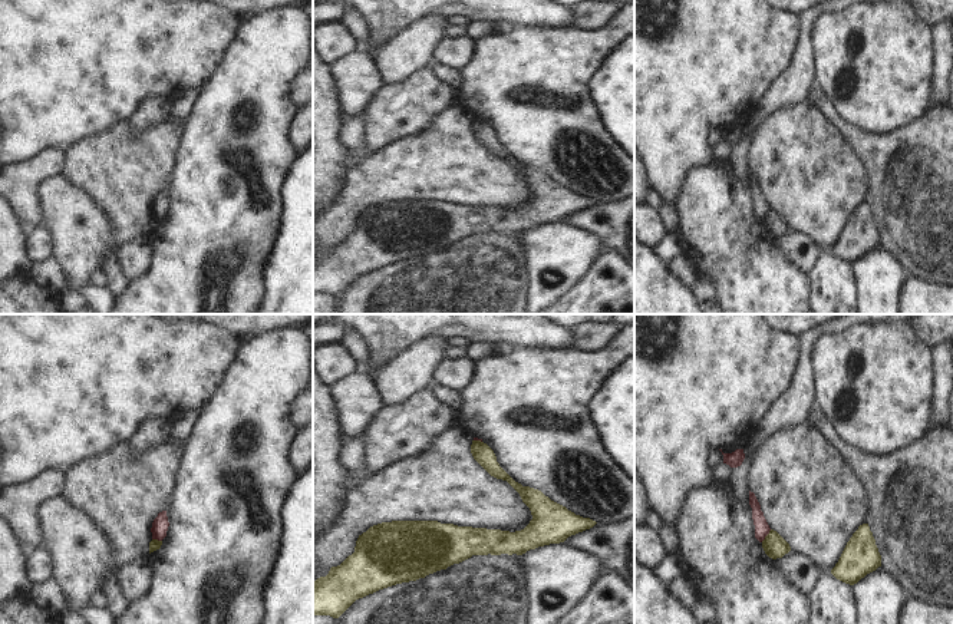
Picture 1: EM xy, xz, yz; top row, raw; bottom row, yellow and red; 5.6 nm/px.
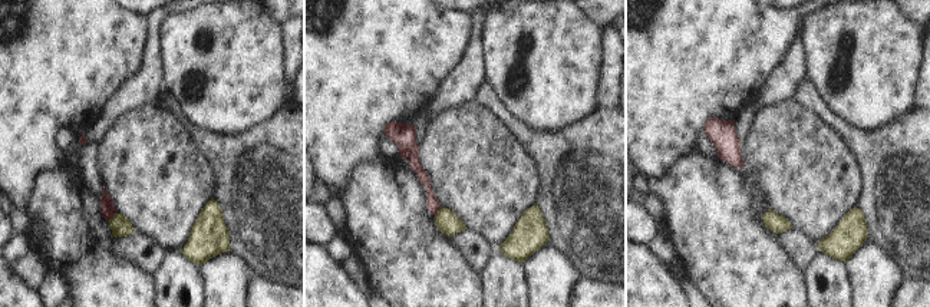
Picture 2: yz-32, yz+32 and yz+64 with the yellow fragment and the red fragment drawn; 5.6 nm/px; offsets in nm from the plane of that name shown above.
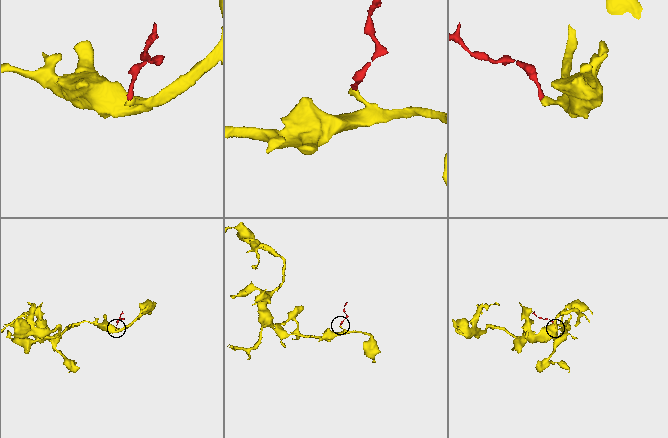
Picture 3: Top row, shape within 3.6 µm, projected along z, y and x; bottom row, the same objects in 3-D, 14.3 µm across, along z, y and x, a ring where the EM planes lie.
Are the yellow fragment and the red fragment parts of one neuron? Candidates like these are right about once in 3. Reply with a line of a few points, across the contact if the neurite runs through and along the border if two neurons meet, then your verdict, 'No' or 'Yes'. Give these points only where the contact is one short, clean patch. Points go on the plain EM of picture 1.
Line: yz (771, 208), (761, 220). No

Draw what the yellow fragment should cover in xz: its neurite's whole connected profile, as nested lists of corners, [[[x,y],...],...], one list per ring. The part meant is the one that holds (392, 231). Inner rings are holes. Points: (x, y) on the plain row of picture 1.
[[[472,119],[471,132],[491,155],[507,159],[520,172],[531,189],[530,202],[515,211],[438,199],[373,204],[359,214],[352,234],[313,261],[313,294],[339,297],[359,277],[425,257],[472,234],[522,234],[538,225],[564,221],[597,202],[551,179],[541,169],[515,161],[487,122]]]

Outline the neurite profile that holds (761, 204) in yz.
[[[749,169],[749,184],[752,186],[752,198],[755,204],[755,217],[762,221],[765,215],[769,212],[771,207],[761,189],[761,184],[754,171]]]

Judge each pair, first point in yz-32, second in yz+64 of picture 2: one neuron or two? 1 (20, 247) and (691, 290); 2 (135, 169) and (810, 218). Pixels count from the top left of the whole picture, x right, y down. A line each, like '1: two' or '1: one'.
1: one
2: one

